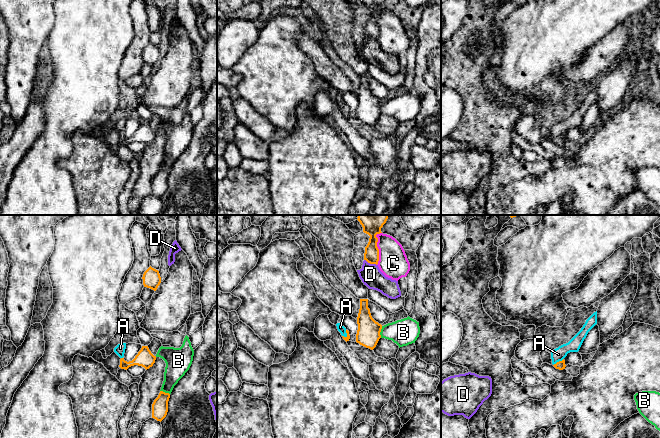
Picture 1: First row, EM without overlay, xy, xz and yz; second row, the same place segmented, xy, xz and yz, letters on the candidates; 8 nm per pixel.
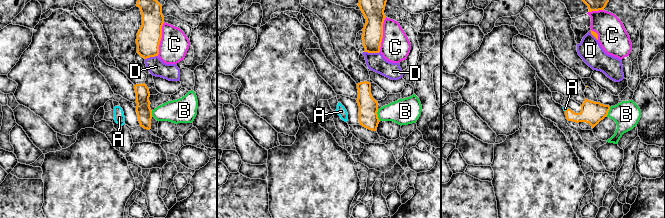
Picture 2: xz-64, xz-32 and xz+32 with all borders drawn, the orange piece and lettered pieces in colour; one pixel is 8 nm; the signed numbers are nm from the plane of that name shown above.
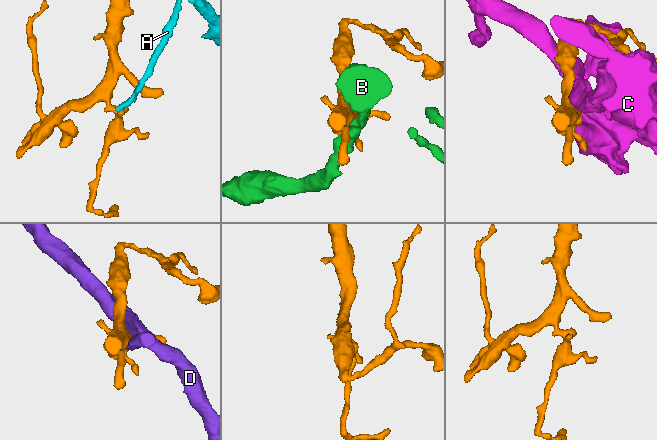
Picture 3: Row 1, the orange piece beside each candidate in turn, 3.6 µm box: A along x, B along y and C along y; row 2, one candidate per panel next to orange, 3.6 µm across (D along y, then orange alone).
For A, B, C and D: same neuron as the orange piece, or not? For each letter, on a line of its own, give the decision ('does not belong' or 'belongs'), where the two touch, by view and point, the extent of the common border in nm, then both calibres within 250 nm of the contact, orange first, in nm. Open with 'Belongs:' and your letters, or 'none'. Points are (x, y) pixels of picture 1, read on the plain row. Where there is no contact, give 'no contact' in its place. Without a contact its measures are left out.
Belongs: none
A: does not belong | yz (559, 137) | 110 nm | 70/110 nm
B: does not belong | xz (380, 107) | 100 nm | 190/220 nm
C: does not belong | xz (377, 23) | 260 nm | 120/240 nm
D: does not belong | xz (370, 39) | 120 nm | 120/170 nm

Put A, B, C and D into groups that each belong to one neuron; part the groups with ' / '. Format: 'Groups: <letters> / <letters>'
Groups: A / B / C / D

